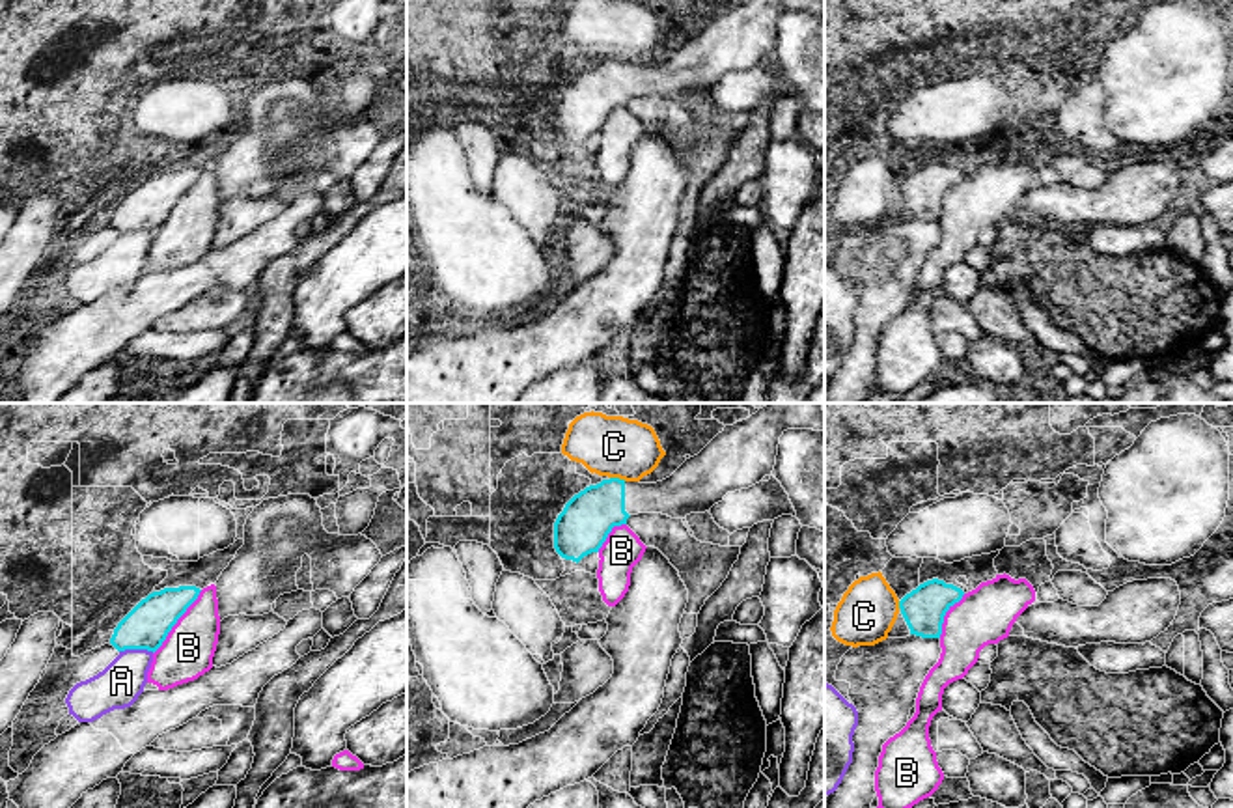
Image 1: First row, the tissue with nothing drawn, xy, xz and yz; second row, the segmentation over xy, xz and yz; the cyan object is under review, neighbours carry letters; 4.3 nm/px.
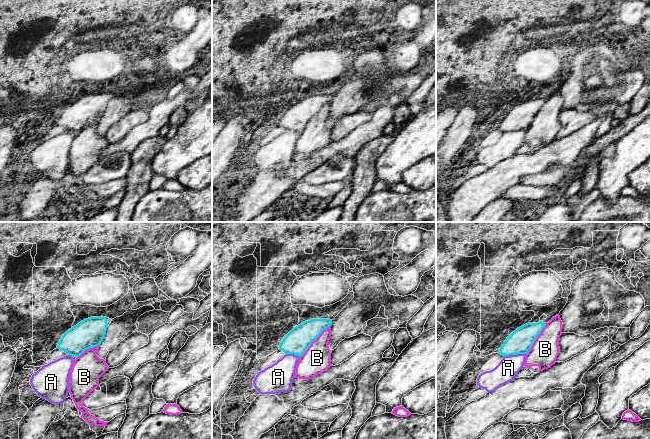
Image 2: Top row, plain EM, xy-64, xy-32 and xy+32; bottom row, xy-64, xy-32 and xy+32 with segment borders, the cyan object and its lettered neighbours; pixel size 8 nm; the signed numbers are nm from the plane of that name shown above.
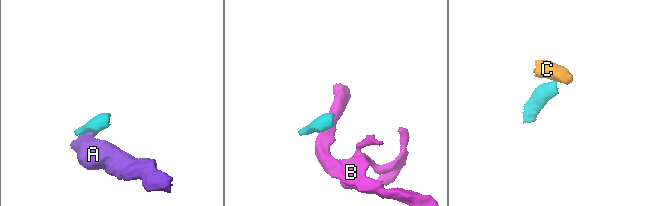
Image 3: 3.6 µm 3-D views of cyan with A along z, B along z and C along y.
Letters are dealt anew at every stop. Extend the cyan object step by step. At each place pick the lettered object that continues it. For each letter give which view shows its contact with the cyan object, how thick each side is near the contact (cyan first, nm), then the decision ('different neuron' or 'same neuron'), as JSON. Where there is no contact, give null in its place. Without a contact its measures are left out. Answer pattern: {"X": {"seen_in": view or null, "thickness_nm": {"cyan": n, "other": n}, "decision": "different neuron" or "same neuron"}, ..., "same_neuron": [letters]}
{"A": {"seen_in": "xy", "thickness_nm": {"cyan": 190, "other": 190}, "decision": "different neuron"}, "B": {"seen_in": "xy", "thickness_nm": {"cyan": 190, "other": 220}, "decision": "different neuron"}, "C": {"seen_in": "xz", "thickness_nm": {"cyan": 220, "other": 260}, "decision": "different neuron"}, "same_neuron": []}

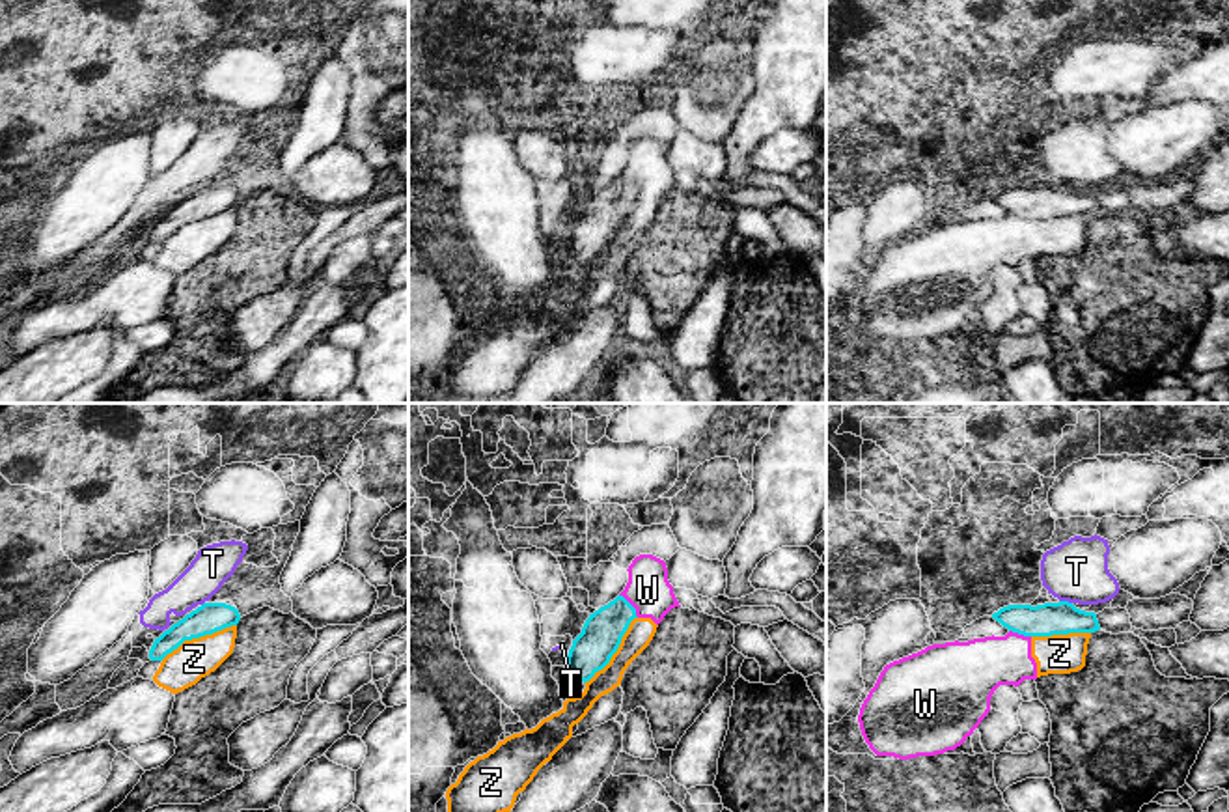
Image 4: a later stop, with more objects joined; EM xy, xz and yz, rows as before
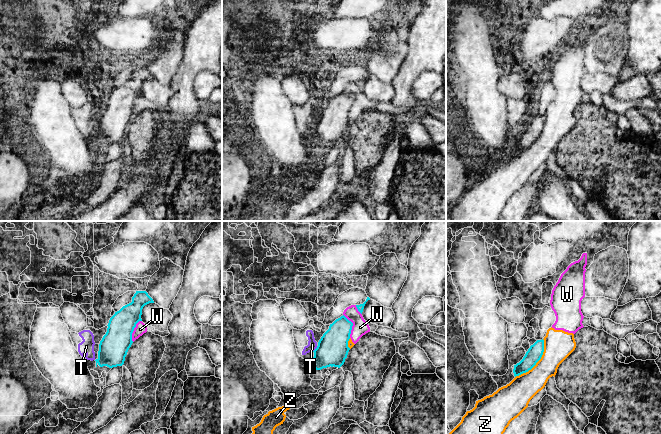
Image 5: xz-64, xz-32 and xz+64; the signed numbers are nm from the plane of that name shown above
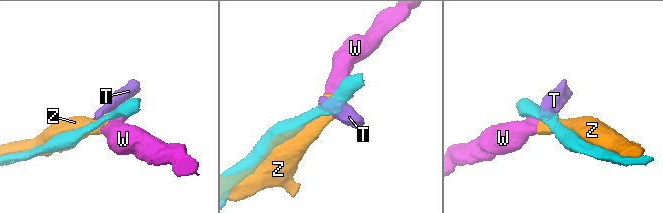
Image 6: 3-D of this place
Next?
{"T": {"seen_in": "yz", "thickness_nm": {"cyan": 140, "other": 260}, "decision": "different neuron"}, "W": {"seen_in": "xz", "thickness_nm": {"cyan": 180, "other": 190}, "decision": "different neuron"}, "Z": {"seen_in": "xy", "thickness_nm": {"cyan": 130, "other": 170}, "decision": "different neuron"}, "same_neuron": []}

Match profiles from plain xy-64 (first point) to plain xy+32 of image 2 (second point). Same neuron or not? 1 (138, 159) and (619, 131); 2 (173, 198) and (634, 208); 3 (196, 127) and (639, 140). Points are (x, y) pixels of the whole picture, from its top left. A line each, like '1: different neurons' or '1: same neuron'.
1: same neuron
2: same neuron
3: same neuron

